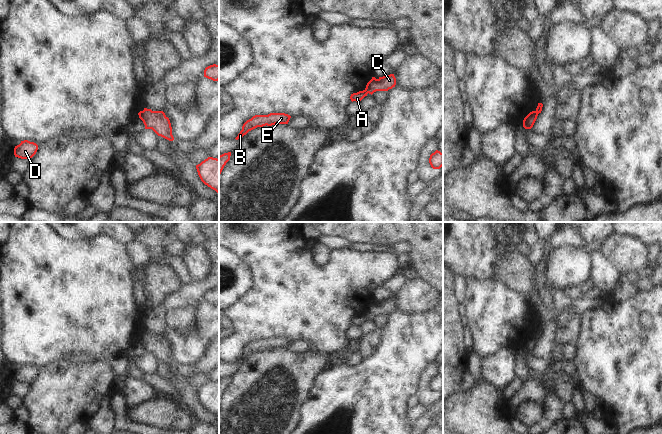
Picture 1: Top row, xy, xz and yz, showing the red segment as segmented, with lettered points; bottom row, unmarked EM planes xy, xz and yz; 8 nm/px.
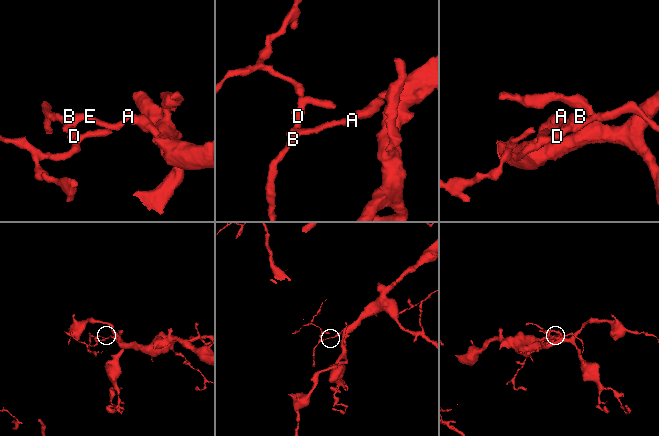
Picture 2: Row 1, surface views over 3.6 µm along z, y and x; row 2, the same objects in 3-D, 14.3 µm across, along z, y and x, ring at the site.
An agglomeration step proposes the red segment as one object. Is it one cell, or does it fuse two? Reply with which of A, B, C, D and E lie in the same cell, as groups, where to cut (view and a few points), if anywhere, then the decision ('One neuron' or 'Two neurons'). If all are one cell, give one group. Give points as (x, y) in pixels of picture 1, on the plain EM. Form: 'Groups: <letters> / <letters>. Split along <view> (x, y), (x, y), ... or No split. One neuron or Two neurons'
Groups: A B D E / C. Split along xz (365, 313), (368, 316). Two neurons

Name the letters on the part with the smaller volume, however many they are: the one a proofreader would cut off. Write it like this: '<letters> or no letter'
A, B, D, E

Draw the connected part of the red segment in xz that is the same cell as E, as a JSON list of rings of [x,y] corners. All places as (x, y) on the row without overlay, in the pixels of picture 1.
[[[270,337],[268,339],[255,339],[251,343],[247,344],[243,350],[242,354],[235,362],[236,364],[241,363],[249,355],[263,350],[272,350],[275,348],[288,348],[291,340],[285,337]]]

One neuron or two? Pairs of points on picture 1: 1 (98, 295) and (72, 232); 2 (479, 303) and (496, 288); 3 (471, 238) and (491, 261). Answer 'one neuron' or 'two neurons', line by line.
1: two neurons
2: one neuron
3: one neuron

